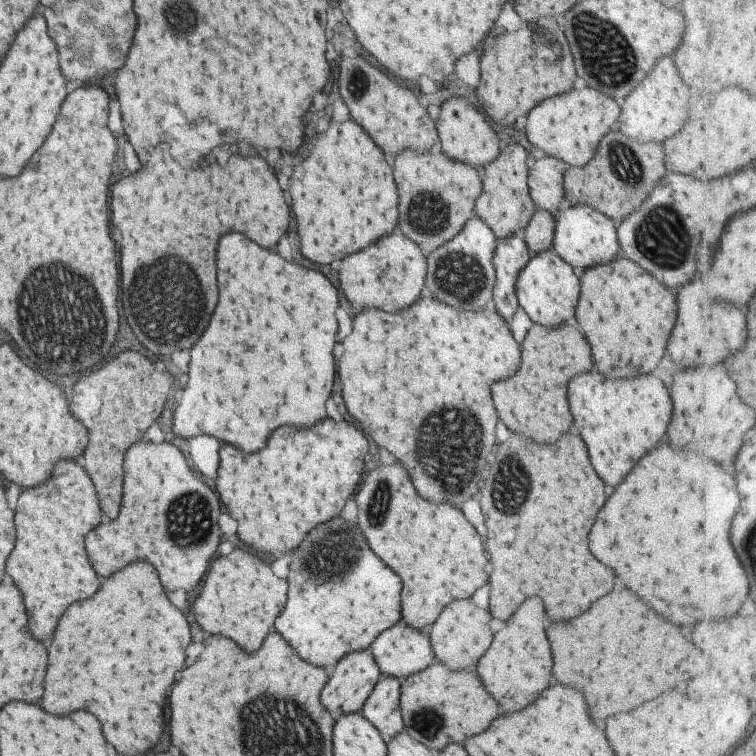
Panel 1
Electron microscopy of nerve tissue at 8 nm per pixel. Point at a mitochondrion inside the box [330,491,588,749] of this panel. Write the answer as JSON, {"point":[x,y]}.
{"point":[428,722]}

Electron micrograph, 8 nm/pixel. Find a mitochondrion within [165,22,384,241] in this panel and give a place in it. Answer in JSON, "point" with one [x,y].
{"point":[360,71]}

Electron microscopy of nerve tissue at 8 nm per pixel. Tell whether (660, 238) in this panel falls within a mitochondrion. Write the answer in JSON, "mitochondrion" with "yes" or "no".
{"mitochondrion":"yes"}

